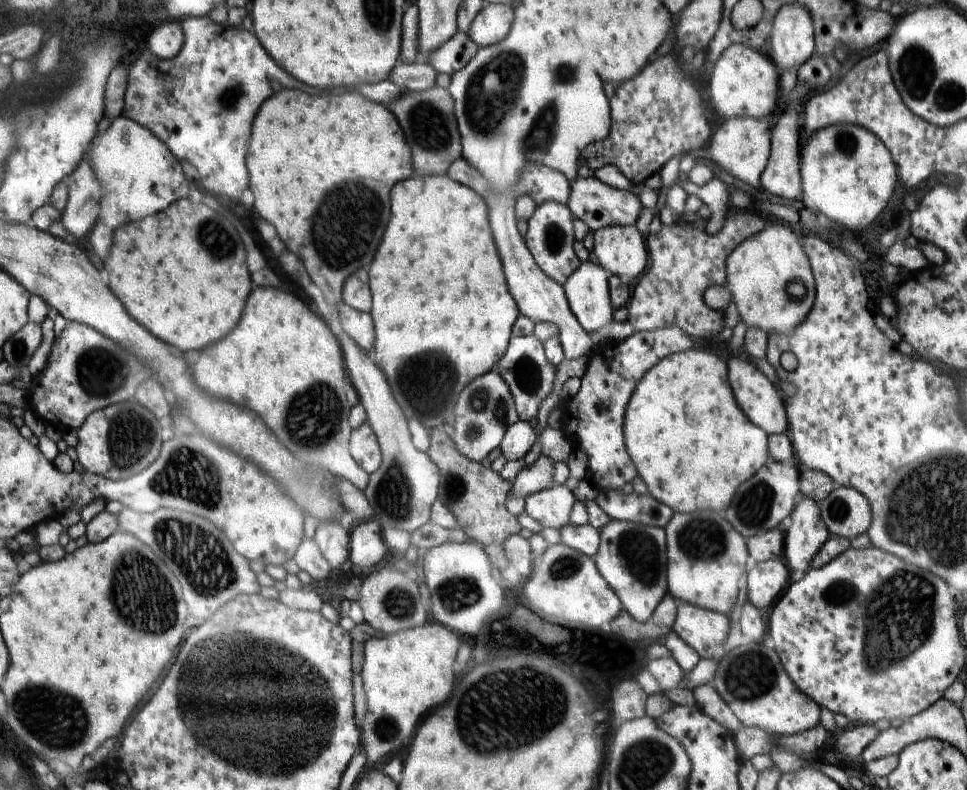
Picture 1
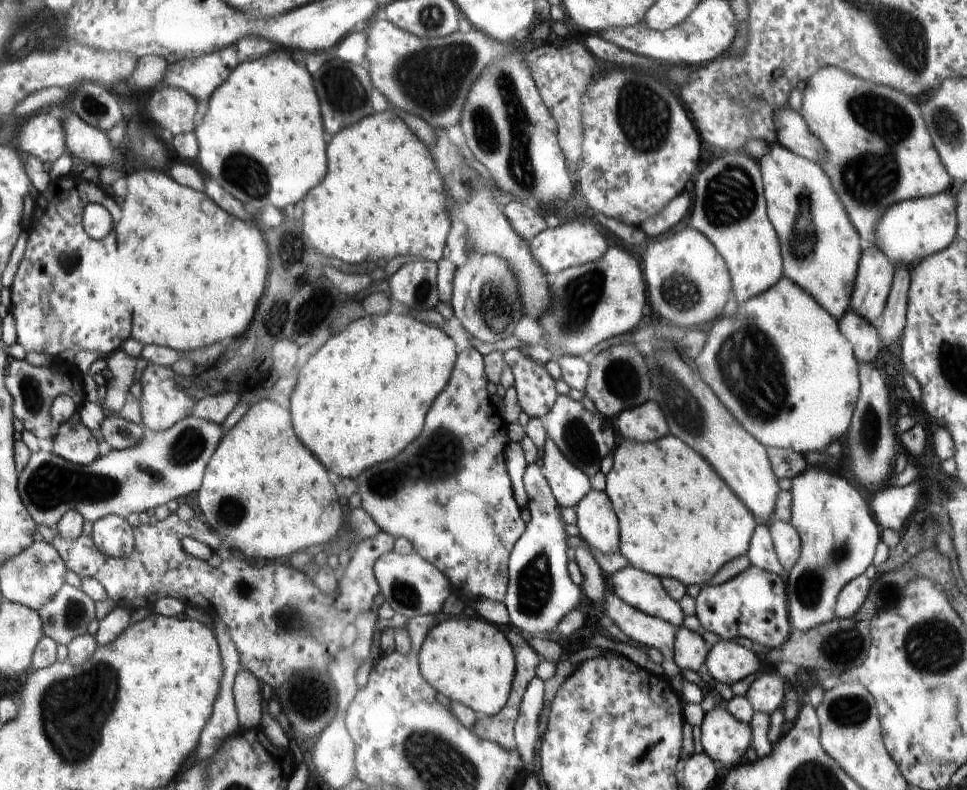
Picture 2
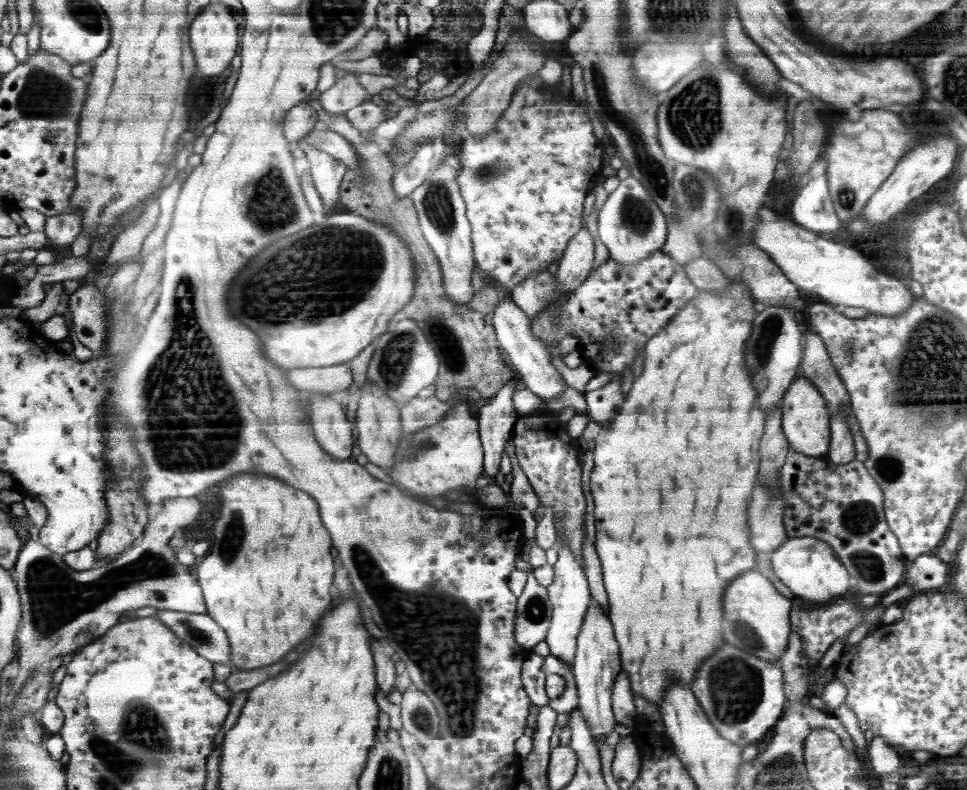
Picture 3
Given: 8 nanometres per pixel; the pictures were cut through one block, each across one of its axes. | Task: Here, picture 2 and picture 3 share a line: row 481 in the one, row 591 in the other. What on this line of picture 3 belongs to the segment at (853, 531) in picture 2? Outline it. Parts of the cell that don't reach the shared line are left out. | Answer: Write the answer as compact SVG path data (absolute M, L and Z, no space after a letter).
M818 537L788 538L770 557L774 574L780 582L806 604L829 603L842 597L842 594L850 588L848 578L851 576L848 576L847 568L840 561L839 554L831 545Z

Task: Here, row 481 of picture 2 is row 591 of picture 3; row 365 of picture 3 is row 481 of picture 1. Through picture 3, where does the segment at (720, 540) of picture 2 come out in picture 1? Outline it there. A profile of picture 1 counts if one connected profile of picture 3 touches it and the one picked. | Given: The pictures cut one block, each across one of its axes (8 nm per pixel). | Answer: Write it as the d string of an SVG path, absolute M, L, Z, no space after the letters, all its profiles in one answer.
M700 350L678 352L660 360L652 366L652 374L640 382L632 406L628 406L628 455L636 458L636 470L648 487L649 494L658 504L664 504L674 512L692 510L714 510L726 512L736 488L744 480L755 477L768 457L770 436L762 427L755 426L738 408L732 390L724 384L726 364Z

